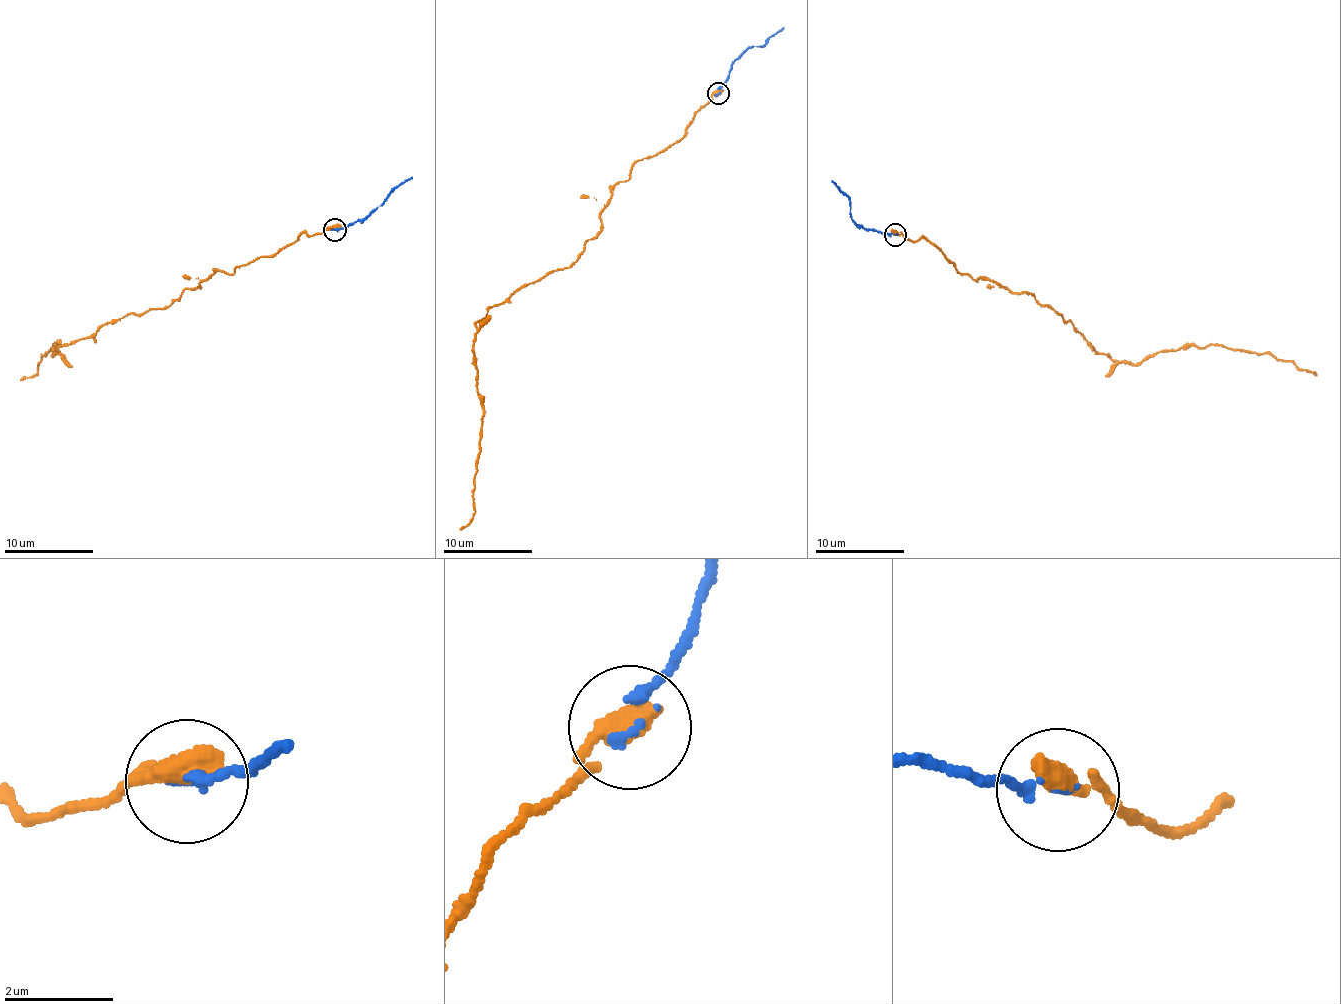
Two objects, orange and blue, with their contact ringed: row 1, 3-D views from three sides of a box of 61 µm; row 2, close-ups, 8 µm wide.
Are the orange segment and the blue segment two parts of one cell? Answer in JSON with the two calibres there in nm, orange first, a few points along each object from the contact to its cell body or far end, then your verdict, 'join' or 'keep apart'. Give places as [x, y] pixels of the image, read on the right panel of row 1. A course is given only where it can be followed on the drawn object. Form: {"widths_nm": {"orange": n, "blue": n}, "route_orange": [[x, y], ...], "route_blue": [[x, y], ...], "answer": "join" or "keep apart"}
{"widths_nm": {"orange": 550, "blue": 190}, "route_orange": [[894, 234], [931, 241], [976, 281], [1032, 294], [1112, 359], [1140, 364], [1221, 344], [1317, 376]], "route_blue": [[894, 234], [859, 227], [851, 217], [850, 200], [832, 180]], "answer": "join"}

